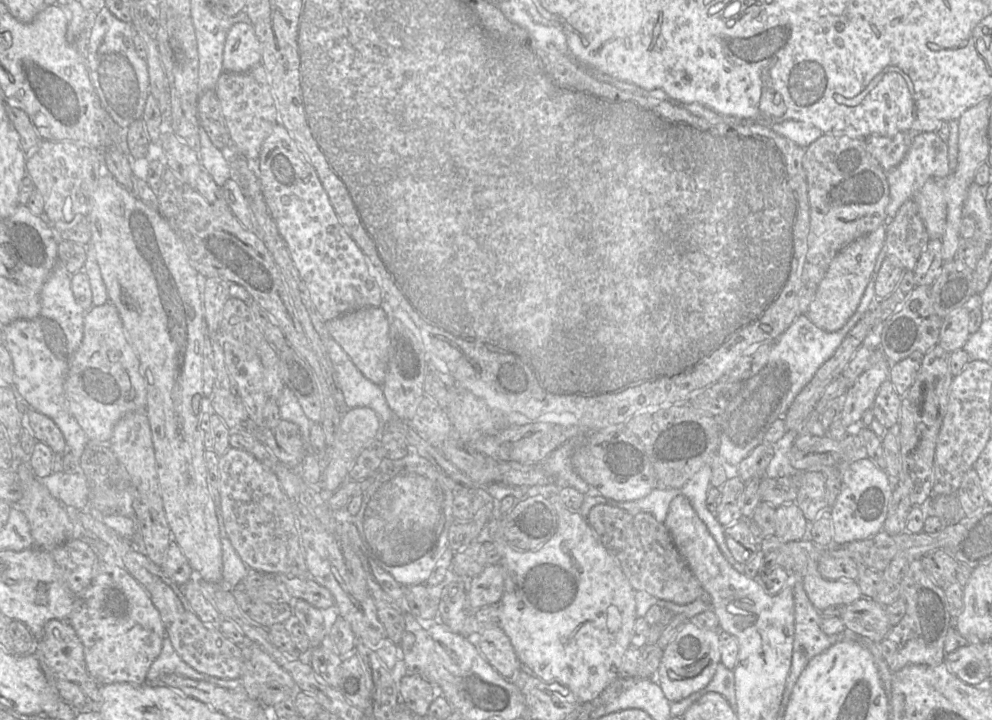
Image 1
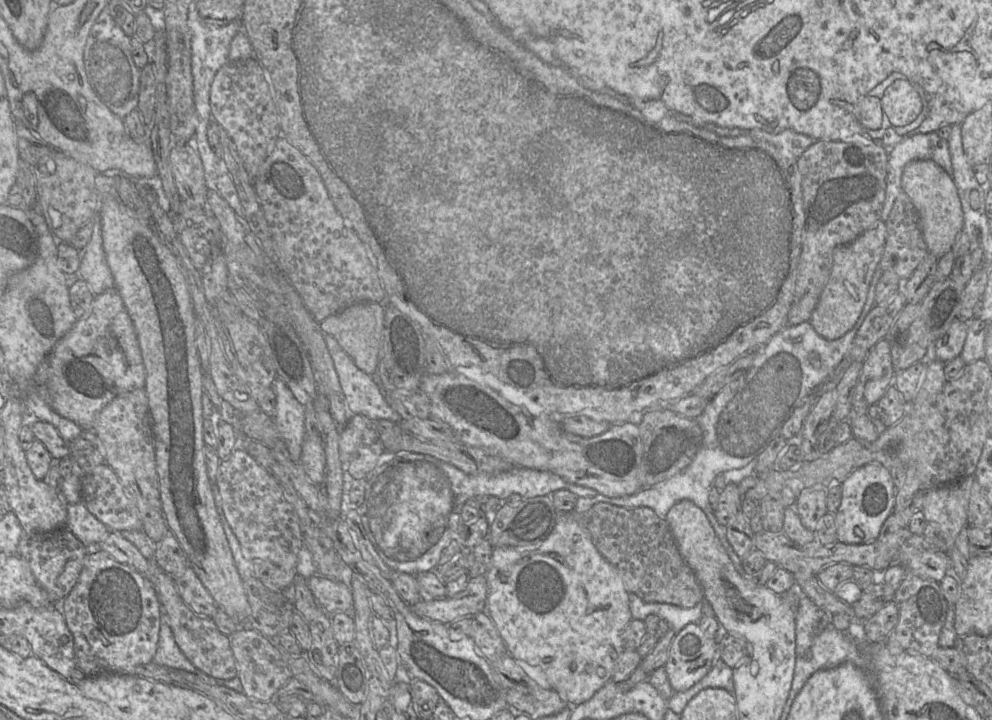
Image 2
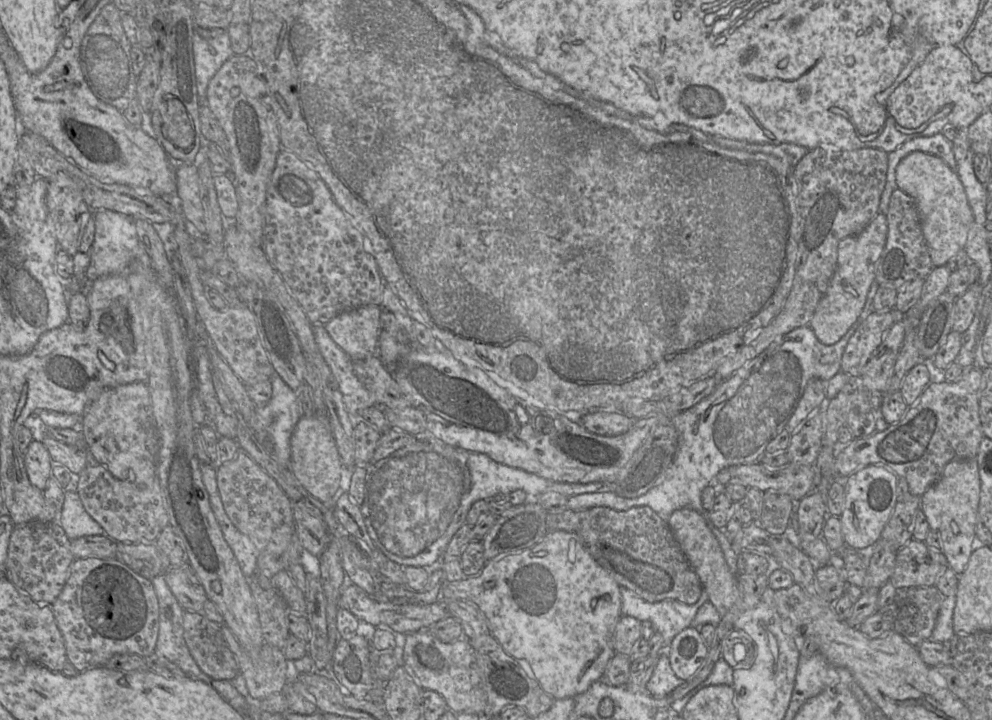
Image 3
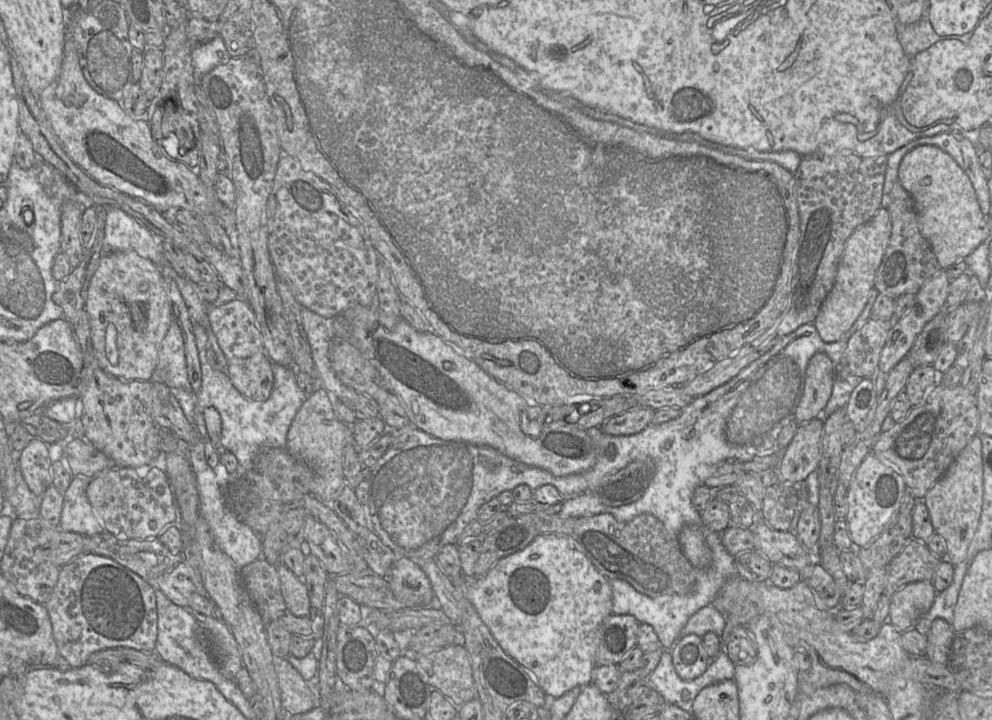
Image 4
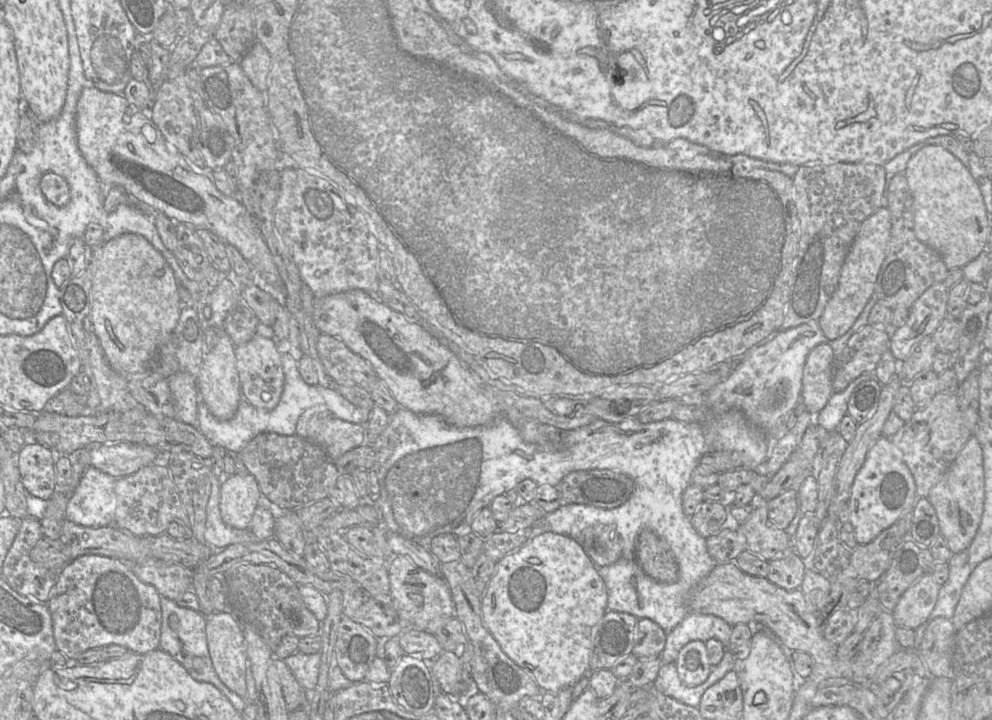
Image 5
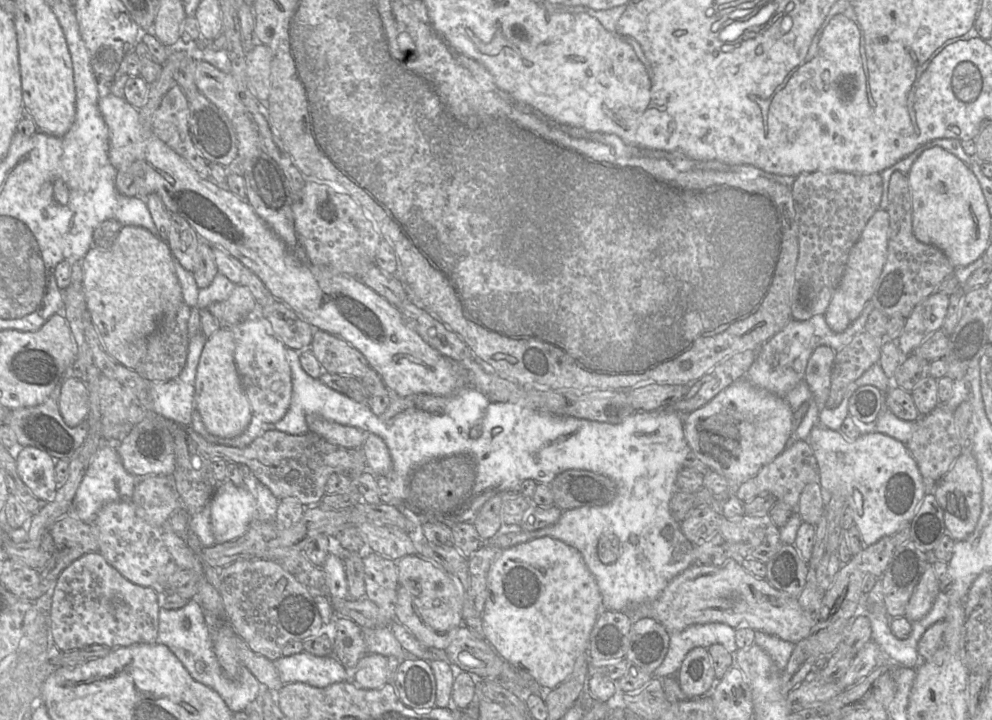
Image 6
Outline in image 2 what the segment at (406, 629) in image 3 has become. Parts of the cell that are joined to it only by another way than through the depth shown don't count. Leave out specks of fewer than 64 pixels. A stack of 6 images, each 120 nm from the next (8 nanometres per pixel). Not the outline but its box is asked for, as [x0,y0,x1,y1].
[306,575,487,623]

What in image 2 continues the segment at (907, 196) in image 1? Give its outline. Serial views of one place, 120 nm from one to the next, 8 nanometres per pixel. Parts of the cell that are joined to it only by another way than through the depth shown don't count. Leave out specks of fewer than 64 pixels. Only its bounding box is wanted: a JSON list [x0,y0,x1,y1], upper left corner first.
[881,131,953,221]

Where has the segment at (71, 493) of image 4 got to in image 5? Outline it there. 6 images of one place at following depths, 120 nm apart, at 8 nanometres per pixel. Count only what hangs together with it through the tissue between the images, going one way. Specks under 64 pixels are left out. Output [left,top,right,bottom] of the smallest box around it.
[65,466,117,528]

